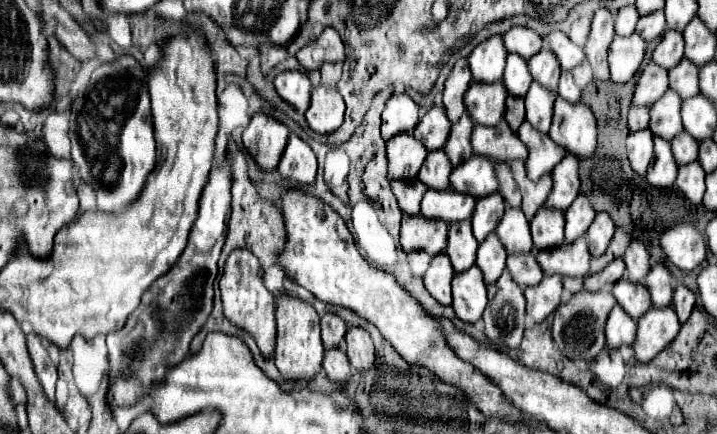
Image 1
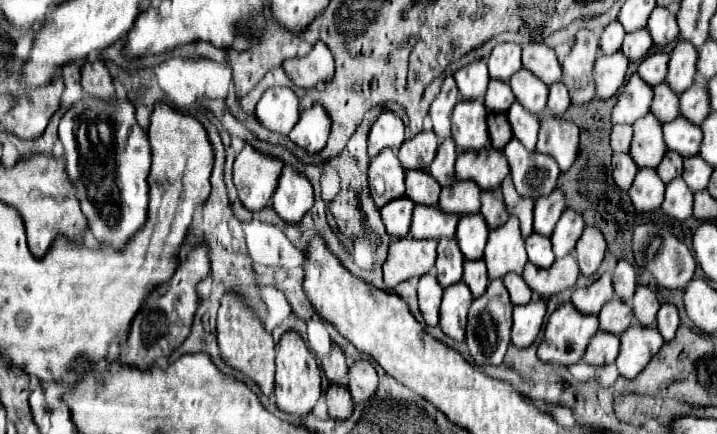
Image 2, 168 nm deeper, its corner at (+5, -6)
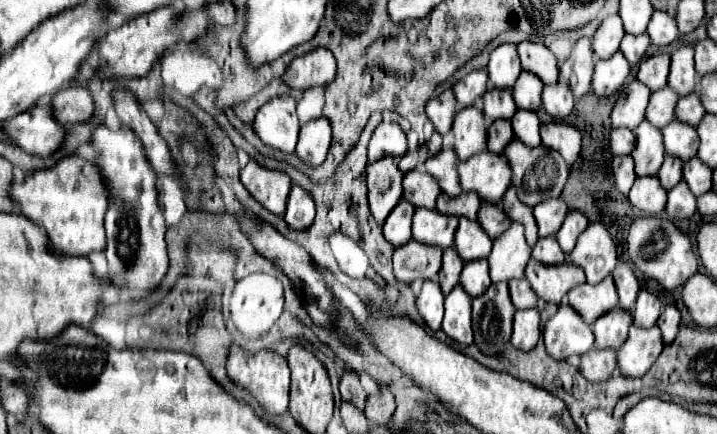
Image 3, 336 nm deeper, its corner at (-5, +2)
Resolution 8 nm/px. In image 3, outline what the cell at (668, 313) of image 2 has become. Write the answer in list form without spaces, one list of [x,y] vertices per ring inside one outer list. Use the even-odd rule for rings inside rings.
[[[667,304],[665,310],[659,316],[659,322],[657,322],[657,326],[663,332],[663,342],[665,344],[675,340],[675,336],[679,332],[679,324],[681,324],[681,312],[673,304]]]

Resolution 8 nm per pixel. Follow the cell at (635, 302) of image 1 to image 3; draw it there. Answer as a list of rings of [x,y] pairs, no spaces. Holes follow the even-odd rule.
[[[621,308],[609,310],[607,314],[599,316],[593,324],[595,348],[619,348],[627,338],[631,324],[631,312],[621,312]]]

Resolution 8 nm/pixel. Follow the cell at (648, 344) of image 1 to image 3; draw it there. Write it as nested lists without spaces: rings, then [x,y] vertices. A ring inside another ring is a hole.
[[[631,326],[627,340],[617,350],[617,364],[625,376],[643,376],[663,350],[659,328]]]

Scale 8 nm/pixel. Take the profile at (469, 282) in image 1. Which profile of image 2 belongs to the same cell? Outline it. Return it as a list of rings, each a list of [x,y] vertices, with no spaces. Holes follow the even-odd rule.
[[[457,282],[443,292],[443,302],[441,302],[441,316],[439,316],[439,326],[445,336],[463,342],[465,338],[465,324],[467,324],[467,310],[469,304],[473,302],[473,296],[465,284]]]

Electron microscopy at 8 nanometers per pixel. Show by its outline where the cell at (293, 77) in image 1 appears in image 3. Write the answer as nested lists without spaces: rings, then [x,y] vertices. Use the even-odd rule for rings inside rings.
[[[289,94],[271,98],[265,106],[259,108],[253,128],[263,144],[291,154],[299,134],[297,100]]]

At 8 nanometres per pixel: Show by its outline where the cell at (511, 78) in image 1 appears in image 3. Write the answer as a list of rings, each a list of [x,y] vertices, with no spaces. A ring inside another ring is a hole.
[[[493,88],[483,96],[483,112],[489,120],[499,118],[511,118],[515,114],[515,100],[511,96],[511,90],[505,88]]]

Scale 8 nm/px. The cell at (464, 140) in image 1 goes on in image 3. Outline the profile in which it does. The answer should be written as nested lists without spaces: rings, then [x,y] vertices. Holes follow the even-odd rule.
[[[441,150],[439,154],[431,156],[431,160],[425,162],[425,170],[439,182],[441,190],[449,196],[459,196],[459,174],[457,174],[457,156],[455,150]]]

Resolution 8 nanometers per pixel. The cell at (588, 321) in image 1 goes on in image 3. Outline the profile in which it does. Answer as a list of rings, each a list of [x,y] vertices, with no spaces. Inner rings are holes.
[[[561,304],[557,314],[543,326],[543,342],[549,356],[555,360],[567,360],[573,354],[581,356],[589,352],[595,344],[595,336],[591,326],[587,326],[569,304]]]

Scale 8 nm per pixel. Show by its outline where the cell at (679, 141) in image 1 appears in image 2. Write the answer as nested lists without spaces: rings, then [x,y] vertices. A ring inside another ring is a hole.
[[[665,152],[661,164],[657,166],[659,178],[661,178],[665,184],[669,184],[671,180],[679,178],[679,176],[681,176],[681,164],[683,164],[683,158],[681,158],[681,156],[677,156],[675,152]]]

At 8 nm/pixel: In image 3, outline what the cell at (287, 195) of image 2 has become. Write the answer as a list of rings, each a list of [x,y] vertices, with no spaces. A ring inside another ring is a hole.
[[[293,186],[287,198],[287,210],[285,210],[285,222],[295,228],[295,230],[303,230],[307,226],[311,226],[313,218],[315,218],[315,202],[313,196],[303,190],[301,186]]]

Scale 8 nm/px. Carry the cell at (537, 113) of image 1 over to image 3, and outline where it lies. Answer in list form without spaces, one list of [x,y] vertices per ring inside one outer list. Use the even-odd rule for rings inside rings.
[[[517,110],[515,116],[511,118],[513,124],[513,132],[519,140],[523,140],[527,146],[539,146],[541,144],[541,136],[539,136],[539,118],[535,112],[531,110]]]

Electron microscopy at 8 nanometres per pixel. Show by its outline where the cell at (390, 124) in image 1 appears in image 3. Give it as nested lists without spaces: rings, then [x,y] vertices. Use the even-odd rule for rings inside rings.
[[[381,122],[369,142],[369,162],[375,162],[387,154],[403,156],[407,152],[407,136],[397,122]]]

